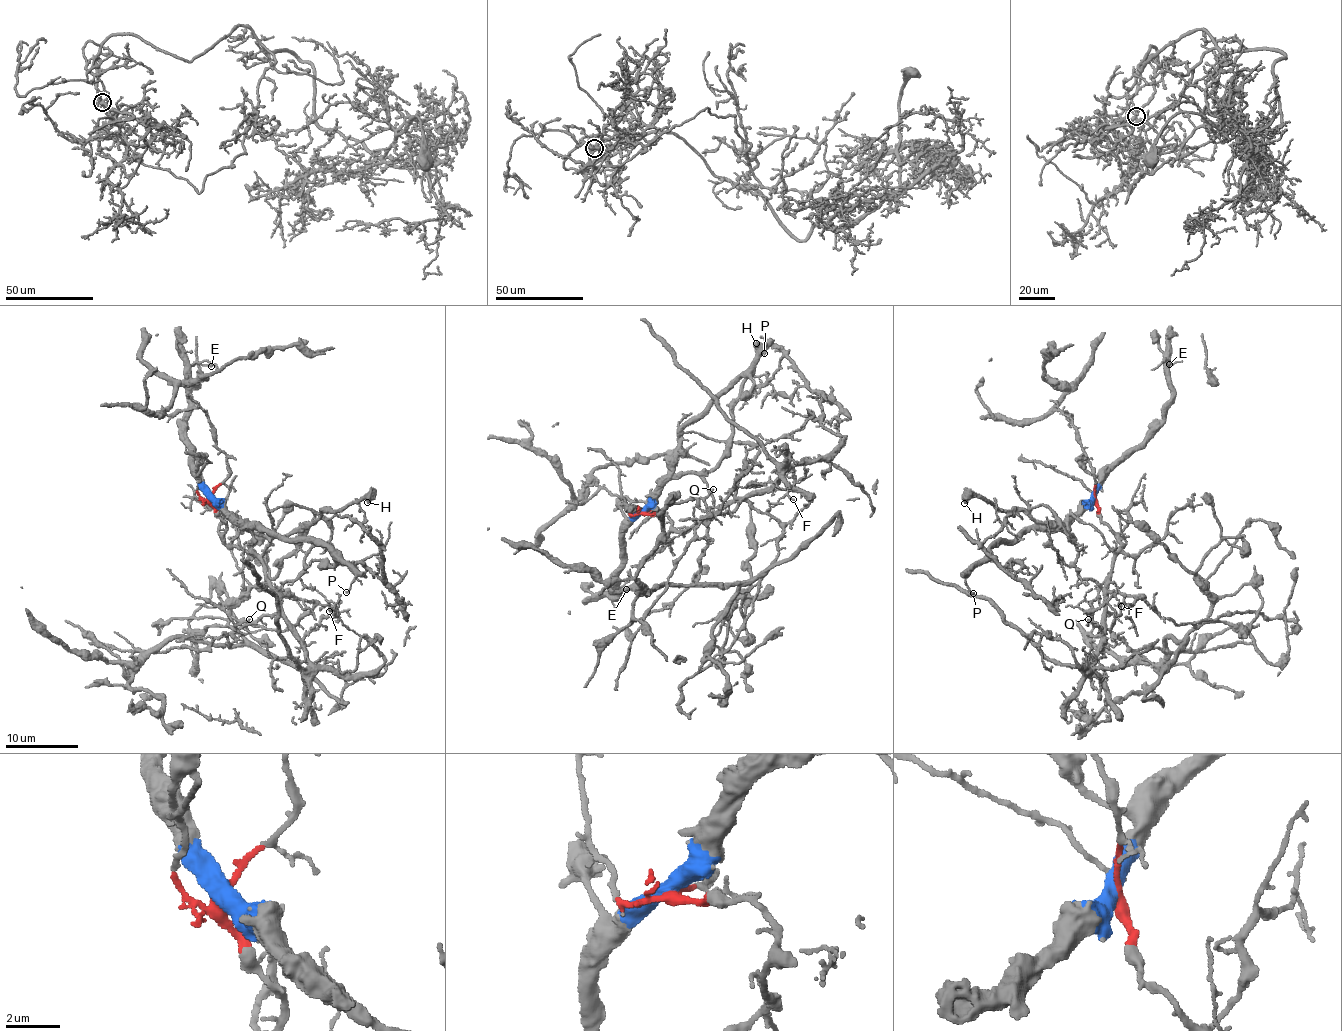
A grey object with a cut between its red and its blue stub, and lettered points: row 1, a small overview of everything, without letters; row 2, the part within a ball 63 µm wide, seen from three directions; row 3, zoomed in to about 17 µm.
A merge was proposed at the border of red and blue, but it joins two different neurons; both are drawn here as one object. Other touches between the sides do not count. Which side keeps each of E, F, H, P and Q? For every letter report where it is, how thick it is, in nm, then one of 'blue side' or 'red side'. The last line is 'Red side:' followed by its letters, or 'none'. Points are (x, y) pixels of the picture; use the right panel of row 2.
E: (1169, 364) | 110 nm | blue side
F: (1121, 606) | 100 nm | red side
H: (964, 503) | 550 nm | blue side
P: (973, 593) | 100 nm | blue side
Q: (1088, 619) | 90 nm | red side
Red side: F, Q

